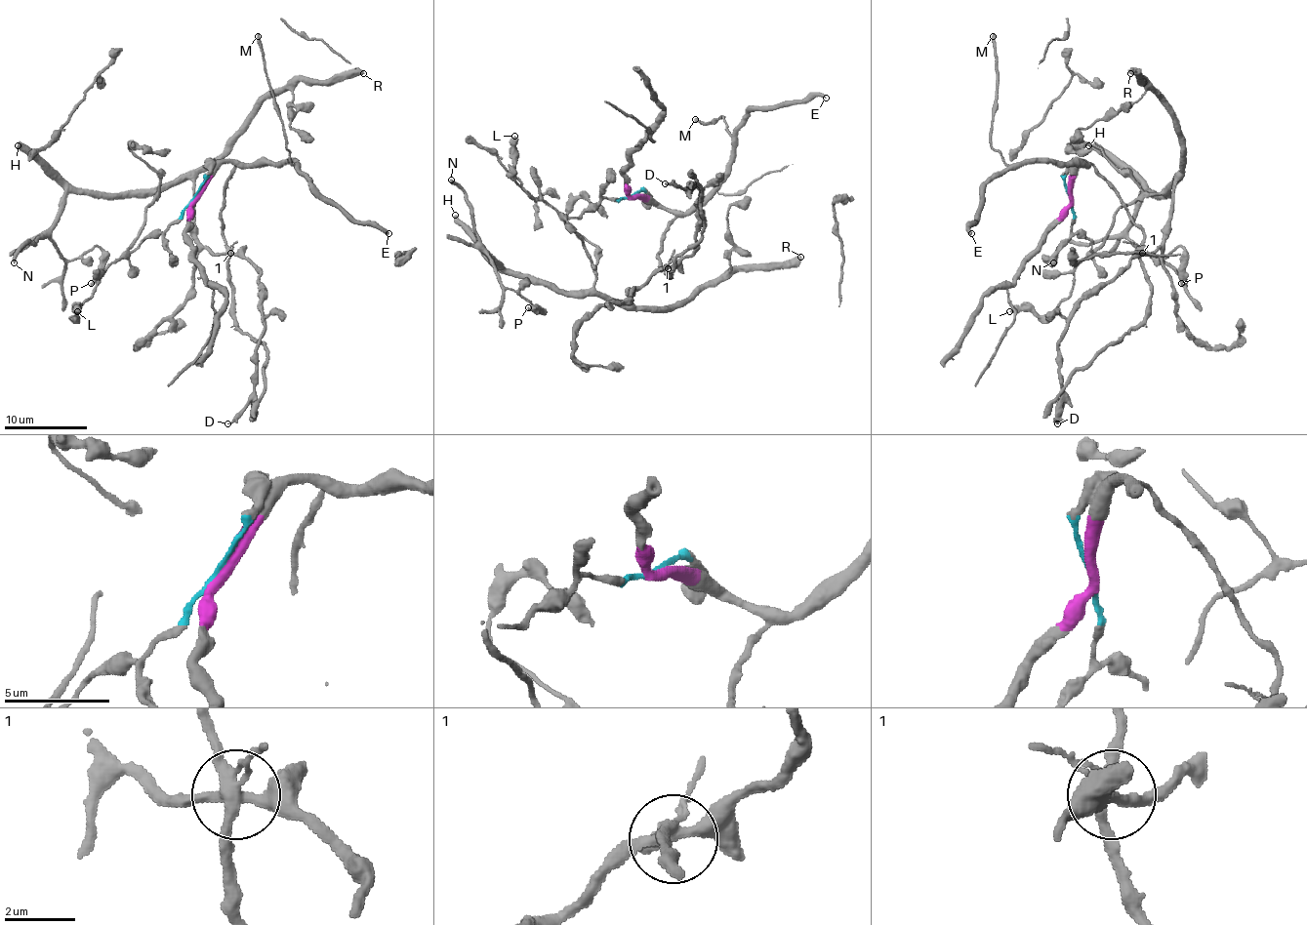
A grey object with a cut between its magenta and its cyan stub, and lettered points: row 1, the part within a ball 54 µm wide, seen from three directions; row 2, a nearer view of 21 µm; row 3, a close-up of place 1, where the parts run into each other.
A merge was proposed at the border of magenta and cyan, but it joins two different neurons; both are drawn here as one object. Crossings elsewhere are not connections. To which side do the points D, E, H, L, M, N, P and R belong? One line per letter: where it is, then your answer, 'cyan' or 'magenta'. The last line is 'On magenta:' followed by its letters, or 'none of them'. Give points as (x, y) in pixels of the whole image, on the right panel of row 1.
D: place (1057, 423); cyan
E: place (971, 233); magenta
H: place (1088, 145); cyan
L: place (1009, 311); cyan
M: place (993, 36); magenta
N: place (1053, 262); cyan
P: place (1181, 283); cyan
R: place (1130, 73); cyan
On magenta: E, M

